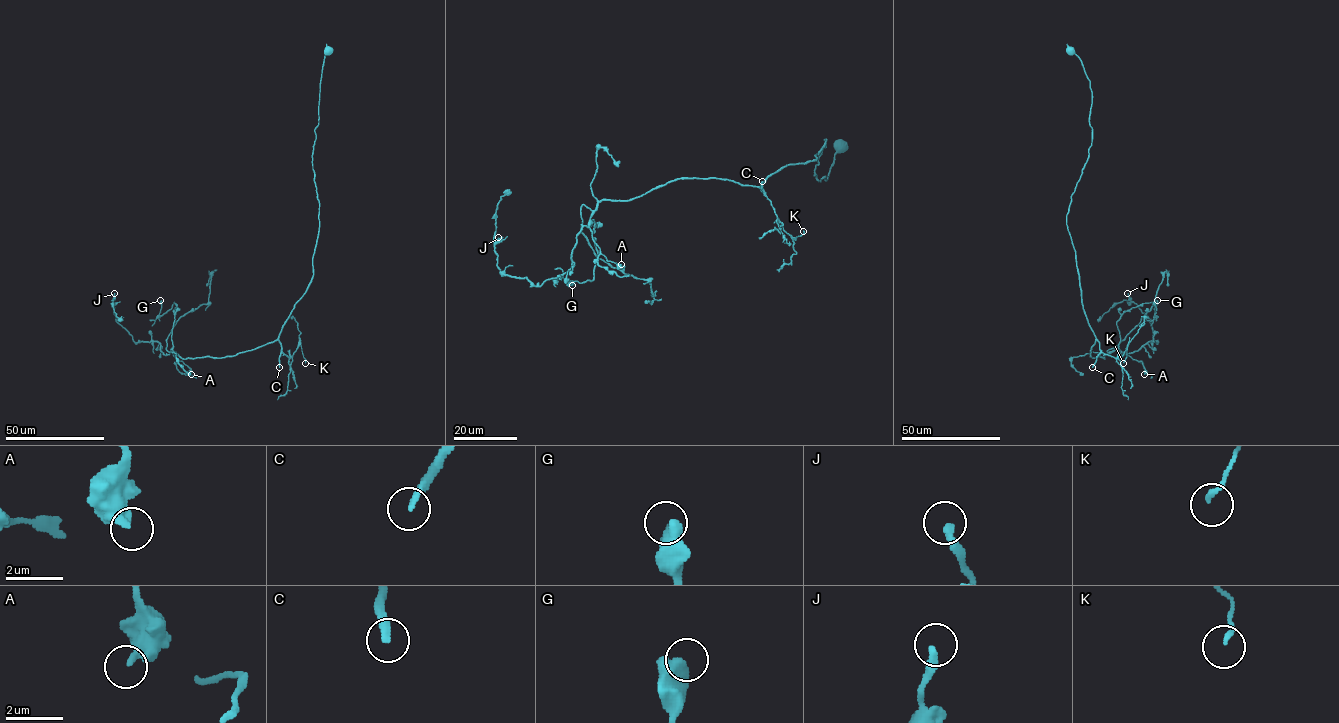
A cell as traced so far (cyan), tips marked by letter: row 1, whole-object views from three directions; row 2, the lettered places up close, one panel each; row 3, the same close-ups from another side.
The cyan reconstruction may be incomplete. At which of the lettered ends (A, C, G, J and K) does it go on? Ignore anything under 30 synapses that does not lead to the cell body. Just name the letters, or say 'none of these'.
C

